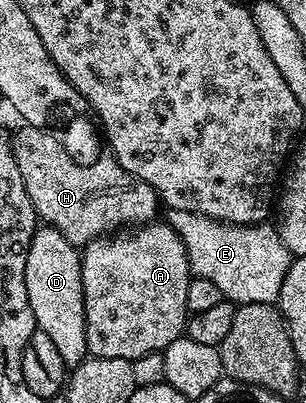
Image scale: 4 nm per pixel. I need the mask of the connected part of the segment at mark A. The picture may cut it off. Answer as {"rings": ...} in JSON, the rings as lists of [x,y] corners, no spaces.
{"rings":[[[158,222],[143,223],[137,229],[122,229],[113,237],[93,239],[81,252],[86,350],[95,359],[144,357],[144,353],[163,352],[172,341],[183,338],[188,318],[188,285],[192,278],[188,253],[184,241],[172,230],[169,222]]]}

